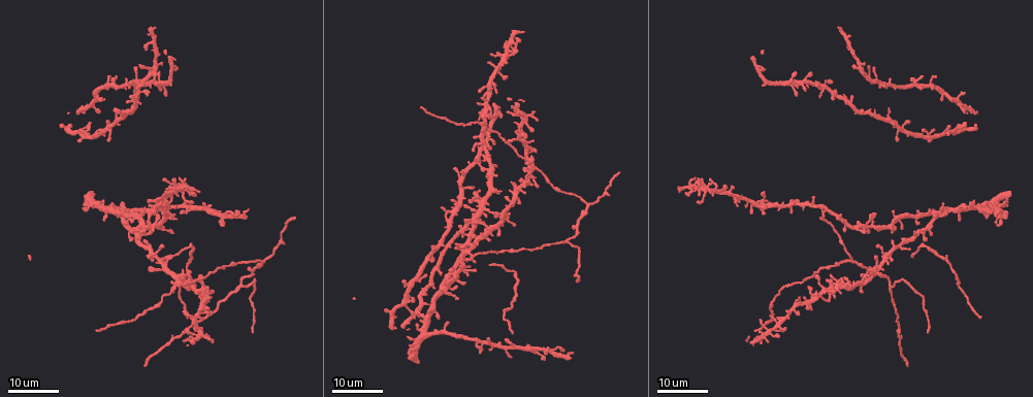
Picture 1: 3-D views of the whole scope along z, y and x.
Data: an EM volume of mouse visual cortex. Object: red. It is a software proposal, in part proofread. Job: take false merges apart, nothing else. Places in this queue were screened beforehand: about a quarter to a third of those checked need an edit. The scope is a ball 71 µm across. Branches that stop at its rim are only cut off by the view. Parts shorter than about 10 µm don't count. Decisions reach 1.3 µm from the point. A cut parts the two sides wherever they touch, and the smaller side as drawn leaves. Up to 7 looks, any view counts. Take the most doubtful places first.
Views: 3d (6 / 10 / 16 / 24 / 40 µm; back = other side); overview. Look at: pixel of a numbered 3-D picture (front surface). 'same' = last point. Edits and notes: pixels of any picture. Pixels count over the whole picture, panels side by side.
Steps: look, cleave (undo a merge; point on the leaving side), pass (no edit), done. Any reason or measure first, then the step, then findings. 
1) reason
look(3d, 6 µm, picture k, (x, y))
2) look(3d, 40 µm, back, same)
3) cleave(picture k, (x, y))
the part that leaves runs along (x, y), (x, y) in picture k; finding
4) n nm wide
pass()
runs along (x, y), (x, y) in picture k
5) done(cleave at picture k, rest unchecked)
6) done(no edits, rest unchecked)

arms part here
look(3d, 16 µm, picture 1, (567, 242))

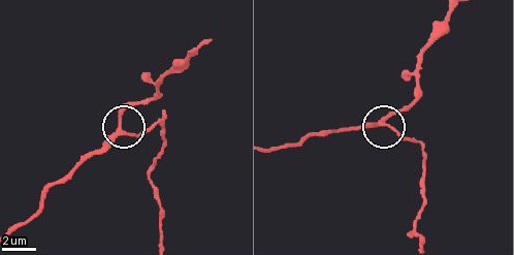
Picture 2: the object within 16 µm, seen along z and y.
look(3d, 10 µm, picture 2, (120, 132))

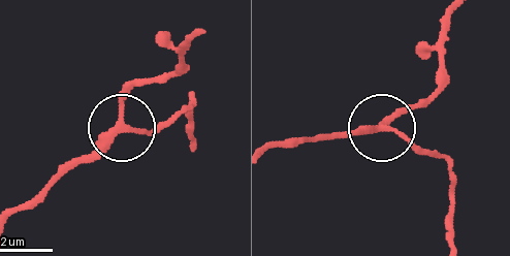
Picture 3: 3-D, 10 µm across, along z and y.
side arm 18 µm; 3 arms
pass()
one neuron here

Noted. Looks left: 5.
a fork
look(3d, 24 µm, picture 1, (812, 276))

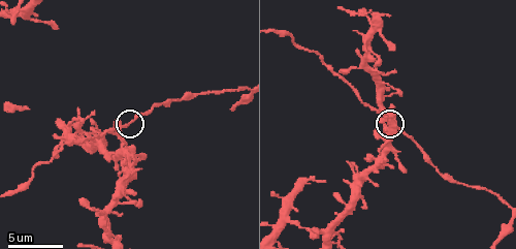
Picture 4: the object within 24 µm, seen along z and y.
look(3d, 10 µm, picture 4, (127, 123))

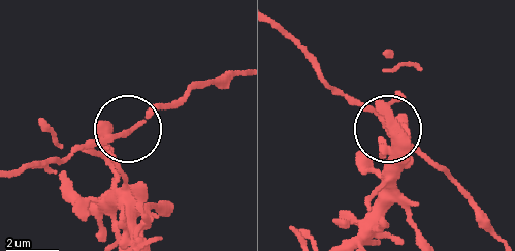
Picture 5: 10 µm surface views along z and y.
look(3d, 6 µm, picture 5, (126, 131))

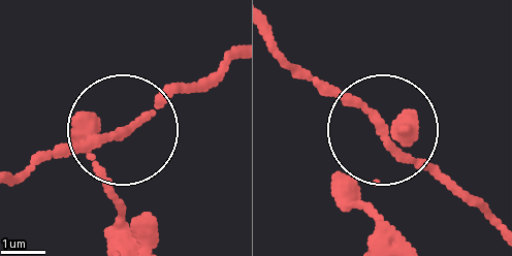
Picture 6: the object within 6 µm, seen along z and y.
pass()
all the same neuron

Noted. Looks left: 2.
done(no edits, rest unchecked)

